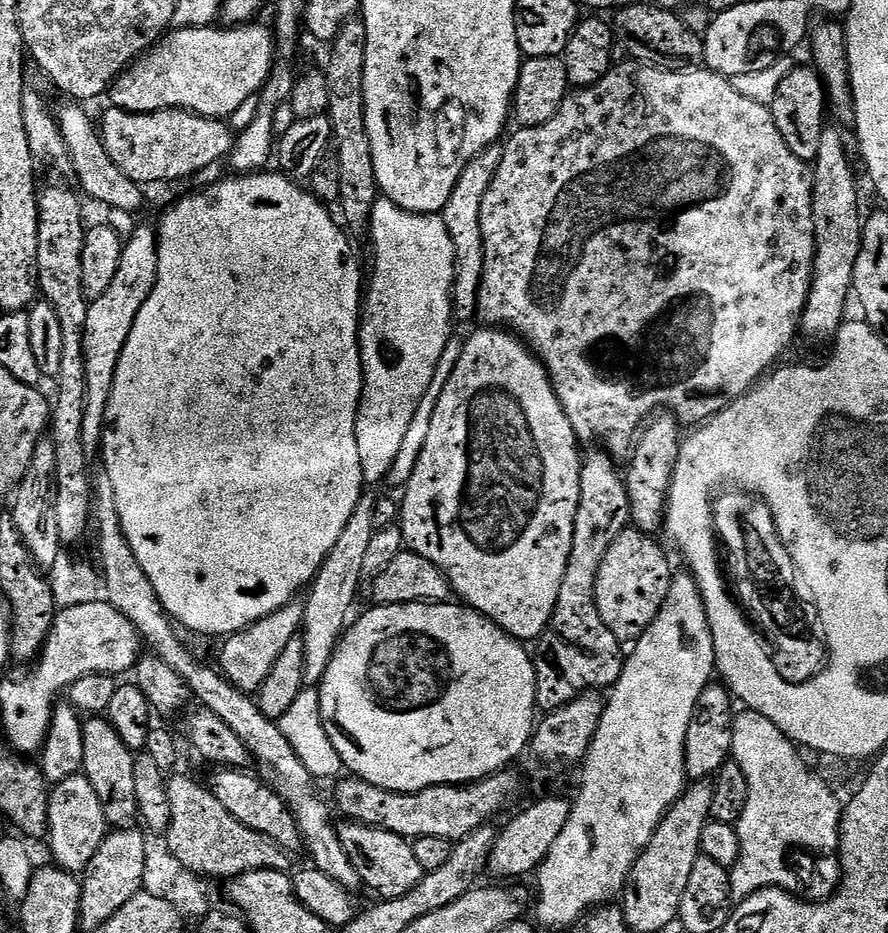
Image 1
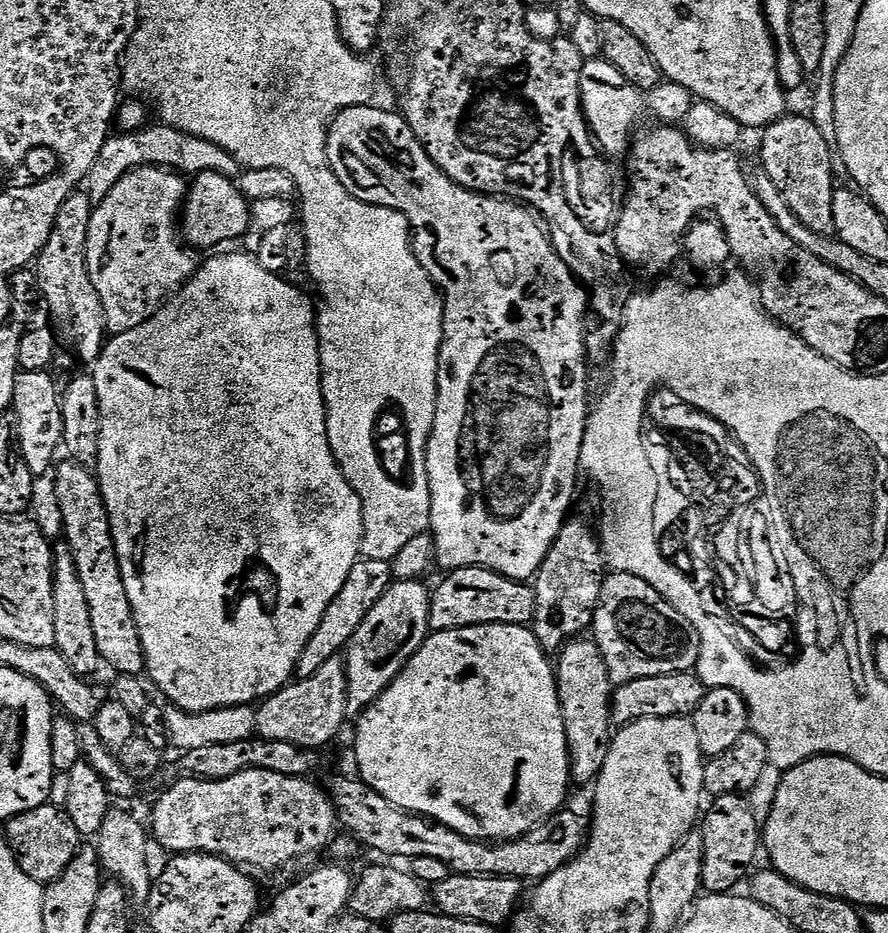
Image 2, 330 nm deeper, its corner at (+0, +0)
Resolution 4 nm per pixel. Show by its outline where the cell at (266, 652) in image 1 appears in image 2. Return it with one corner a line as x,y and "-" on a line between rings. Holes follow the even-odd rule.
261,768
242,770
221,780
177,779
173,788
166,789
157,798
152,808
150,832
155,843
157,840
168,854
204,852
208,856
220,856
230,861
253,878
268,876
286,867
291,860
300,860
323,848
325,851
337,835
338,817
331,799
321,785
319,788
310,781
298,776
274,774

